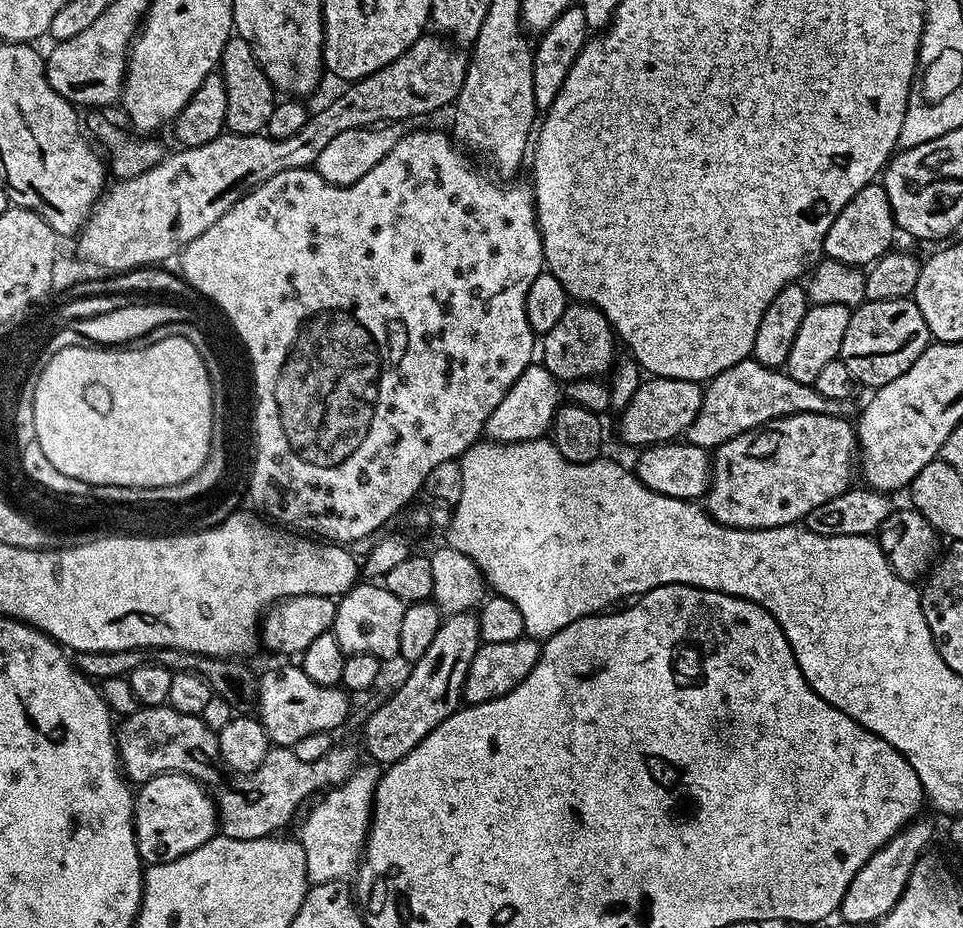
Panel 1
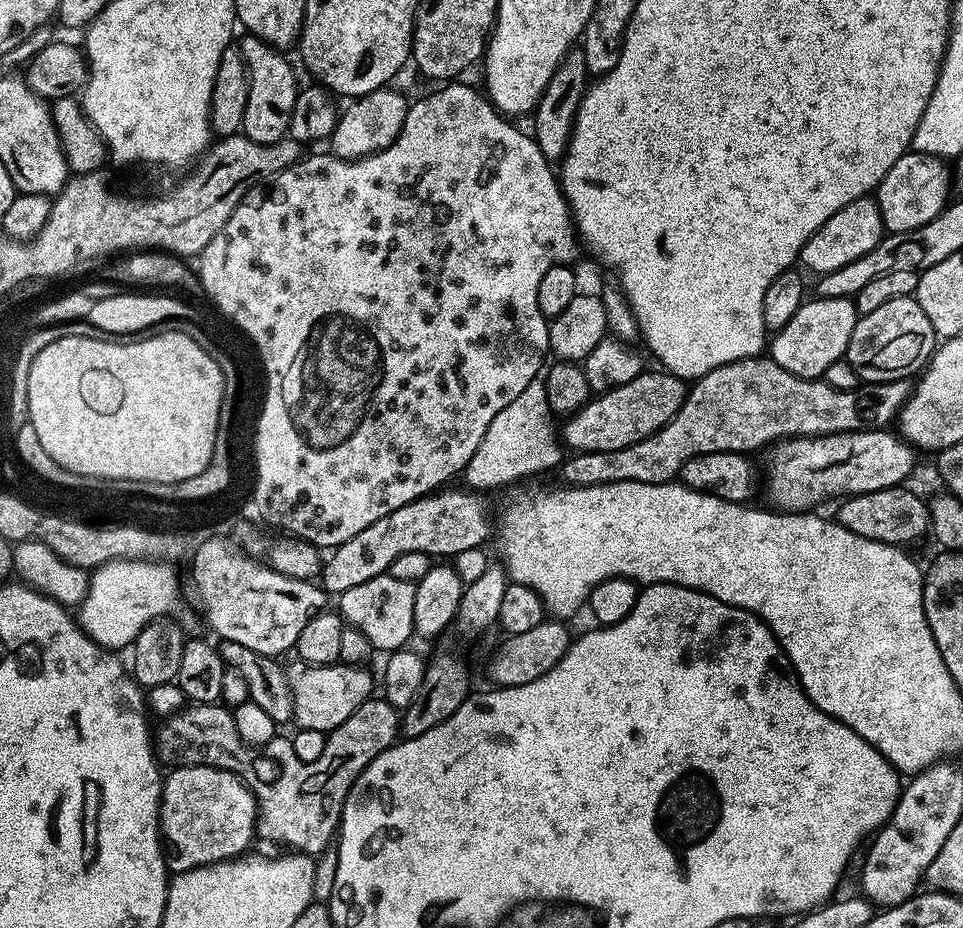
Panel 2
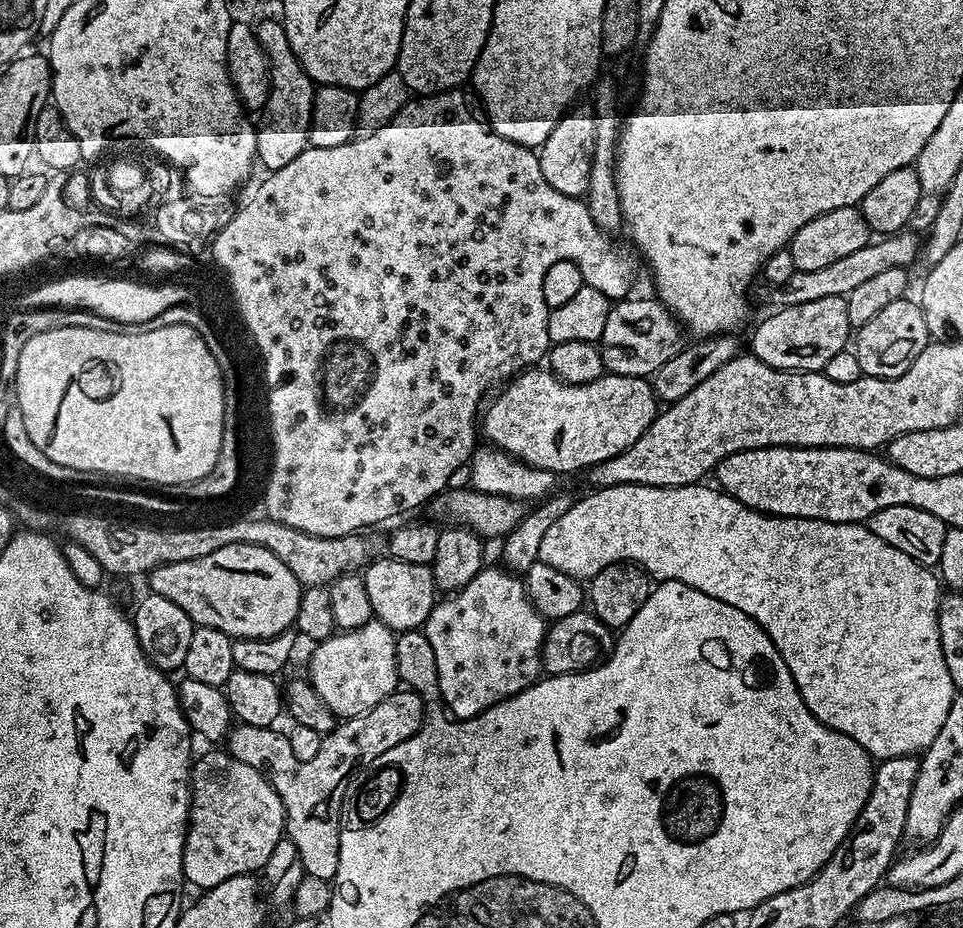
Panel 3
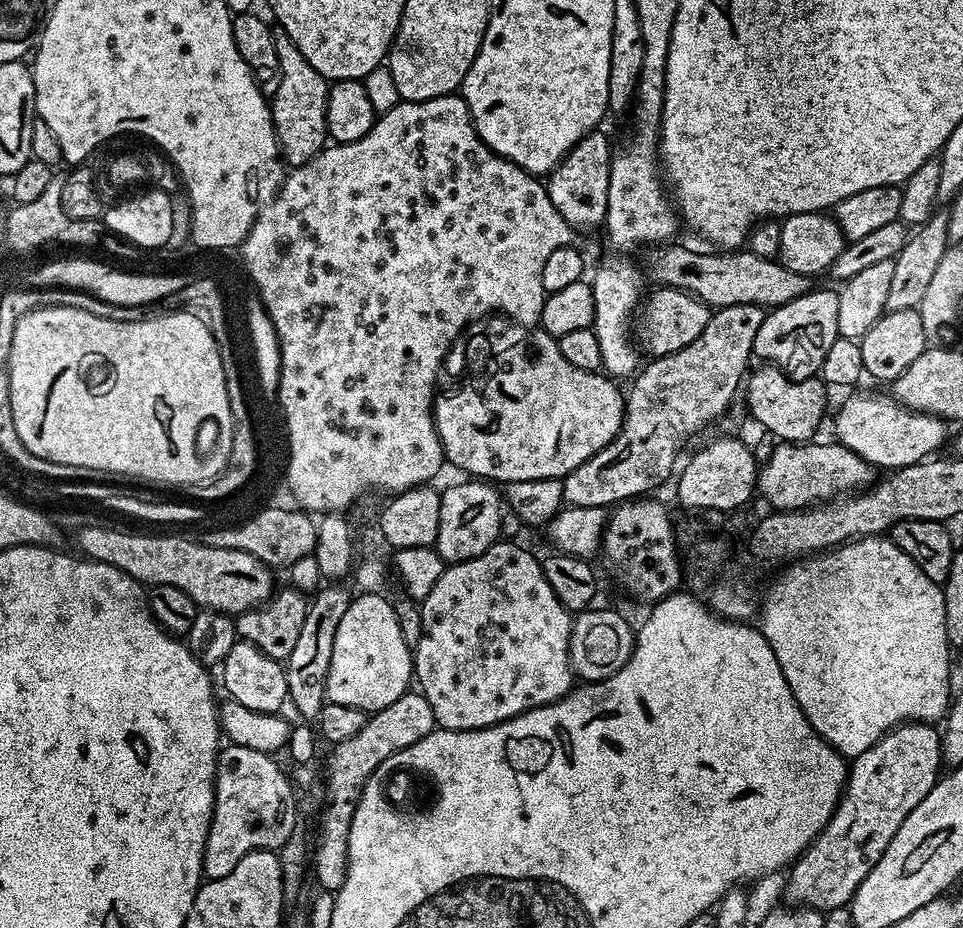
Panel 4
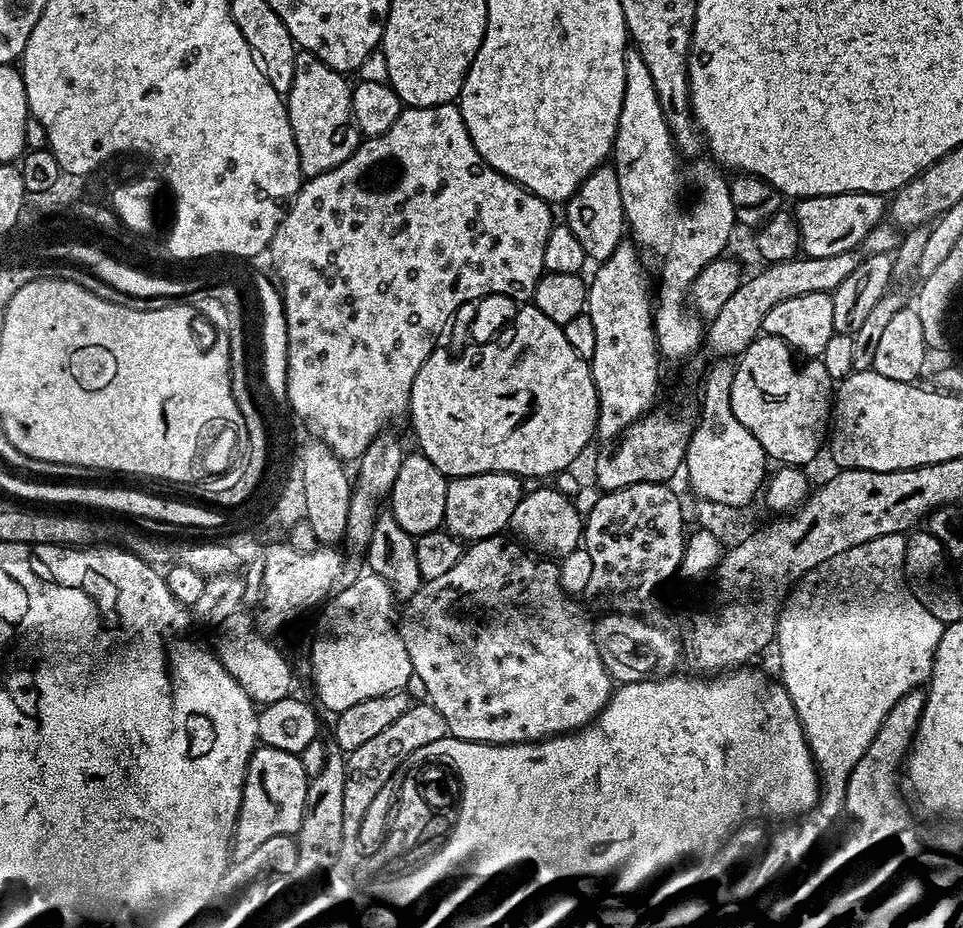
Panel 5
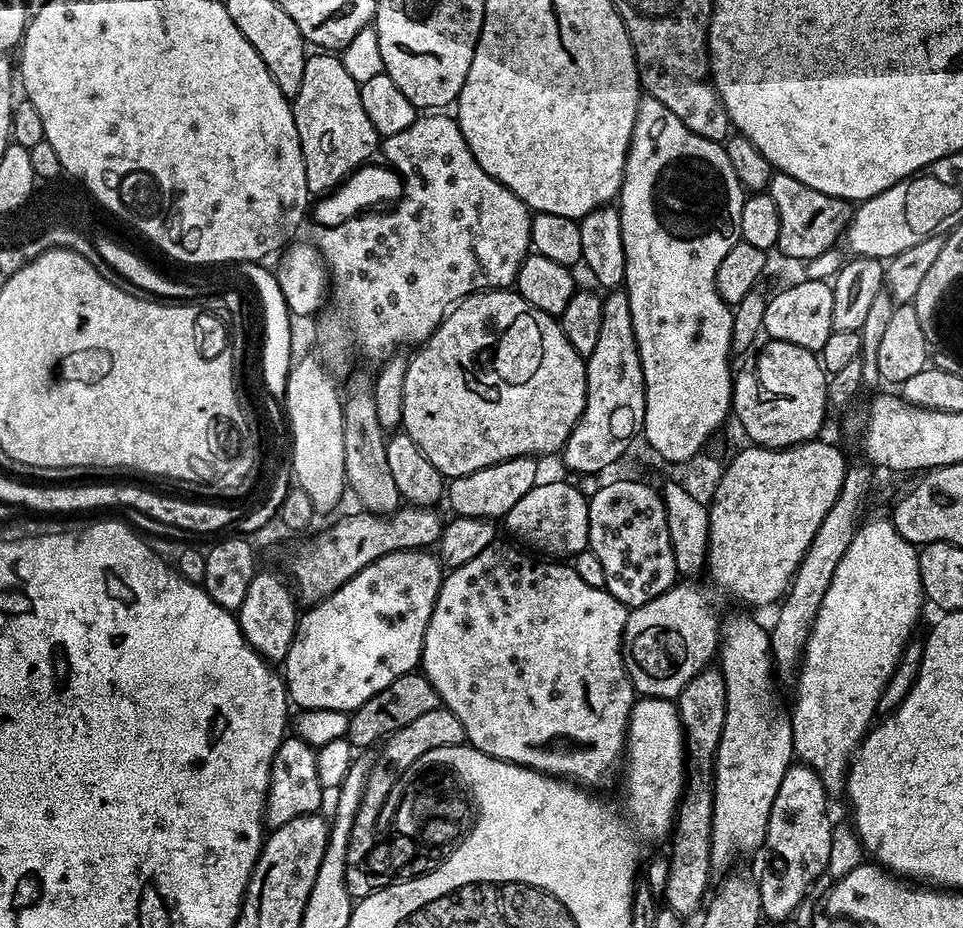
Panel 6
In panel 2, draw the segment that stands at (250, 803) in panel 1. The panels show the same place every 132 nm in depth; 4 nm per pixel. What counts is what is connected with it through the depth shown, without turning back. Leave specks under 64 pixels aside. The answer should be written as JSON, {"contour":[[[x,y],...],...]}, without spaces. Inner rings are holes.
{"contour":[[[370,698],[362,702],[362,706],[358,706],[358,710],[350,714],[350,718],[346,718],[342,730],[327,733],[326,750],[322,750],[322,755],[315,762],[302,762],[302,758],[294,754],[291,739],[284,734],[278,734],[261,748],[251,748],[246,742],[242,742],[238,726],[234,726],[231,711],[220,702],[184,706],[161,724],[164,725],[160,729],[157,727],[154,732],[154,751],[161,765],[177,768],[214,766],[218,770],[234,774],[251,790],[256,799],[257,837],[261,841],[273,840],[276,844],[285,844],[288,847],[285,849],[313,858],[329,851],[340,826],[340,815],[350,794],[350,786],[354,786],[358,774],[362,774],[362,770],[366,770],[366,766],[370,766],[370,762],[378,758],[378,754],[397,743],[402,732],[402,716],[397,705],[383,698]]]}

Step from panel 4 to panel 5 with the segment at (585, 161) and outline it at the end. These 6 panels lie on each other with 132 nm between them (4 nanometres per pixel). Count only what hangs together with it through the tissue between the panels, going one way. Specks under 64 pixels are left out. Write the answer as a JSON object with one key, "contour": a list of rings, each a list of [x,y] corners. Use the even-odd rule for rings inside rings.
{"contour":[[[615,167],[595,168],[578,186],[576,193],[563,205],[568,228],[574,230],[578,243],[582,245],[589,261],[599,262],[610,258],[614,250],[625,239],[626,221],[622,206],[622,190],[618,190],[618,174]]]}

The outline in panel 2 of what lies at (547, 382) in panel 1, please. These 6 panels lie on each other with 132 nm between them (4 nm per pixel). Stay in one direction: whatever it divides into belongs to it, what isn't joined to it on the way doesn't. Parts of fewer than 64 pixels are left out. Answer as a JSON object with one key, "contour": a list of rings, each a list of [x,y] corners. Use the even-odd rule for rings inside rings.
{"contour":[[[537,378],[510,402],[510,406],[502,406],[498,414],[494,414],[494,422],[482,434],[482,442],[478,442],[478,450],[474,450],[474,458],[470,458],[464,467],[462,480],[472,490],[480,488],[504,488],[507,484],[516,484],[527,476],[536,476],[539,472],[559,469],[566,459],[558,428],[552,425],[554,413],[546,398],[546,386],[543,379]]]}

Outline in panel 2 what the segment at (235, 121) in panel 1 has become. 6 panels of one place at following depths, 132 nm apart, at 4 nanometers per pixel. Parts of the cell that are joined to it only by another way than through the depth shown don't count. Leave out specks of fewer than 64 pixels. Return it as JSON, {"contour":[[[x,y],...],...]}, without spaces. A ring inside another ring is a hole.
{"contour":[[[251,34],[241,35],[238,51],[248,71],[248,93],[242,134],[259,144],[276,144],[285,139],[290,126],[290,114],[294,110],[294,98],[298,91],[296,72],[281,49],[272,47],[262,38]]]}

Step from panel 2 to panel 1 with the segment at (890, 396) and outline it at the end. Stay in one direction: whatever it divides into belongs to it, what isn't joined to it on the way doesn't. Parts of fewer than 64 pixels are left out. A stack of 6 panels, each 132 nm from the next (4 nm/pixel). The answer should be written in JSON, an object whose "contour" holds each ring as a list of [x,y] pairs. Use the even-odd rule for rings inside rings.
{"contour":[[[747,359],[722,370],[707,381],[704,388],[702,406],[698,410],[698,418],[688,427],[687,443],[715,450],[722,442],[742,434],[746,430],[761,428],[783,416],[821,412],[831,416],[844,416],[845,401],[822,398],[815,386],[794,382],[787,371],[779,368],[767,368],[757,360]]]}

